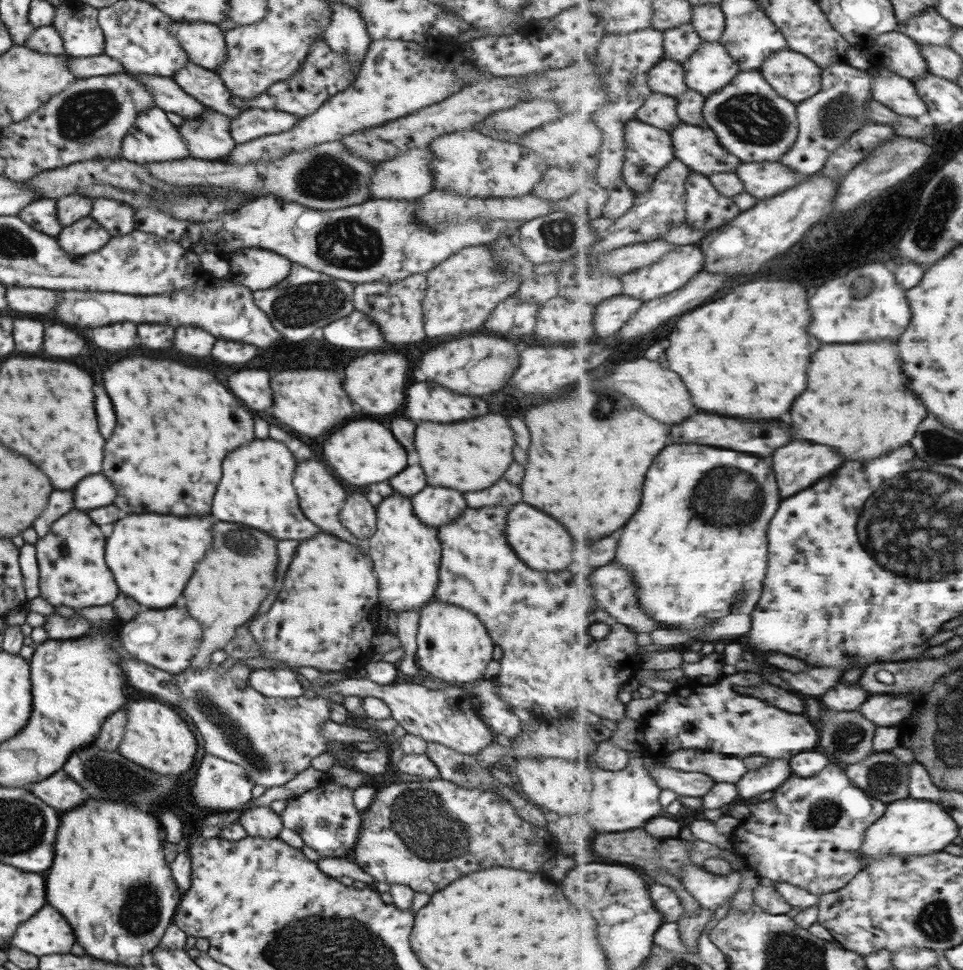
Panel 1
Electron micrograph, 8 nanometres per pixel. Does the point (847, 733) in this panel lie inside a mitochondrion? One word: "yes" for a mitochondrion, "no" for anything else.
yes

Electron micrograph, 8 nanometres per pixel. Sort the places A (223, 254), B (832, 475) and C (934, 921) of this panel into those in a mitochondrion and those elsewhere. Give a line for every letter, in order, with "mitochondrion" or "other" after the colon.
A: other
B: other
C: mitochondrion

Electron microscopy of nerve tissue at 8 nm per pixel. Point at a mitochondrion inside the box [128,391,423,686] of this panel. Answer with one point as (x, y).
(244, 544)

